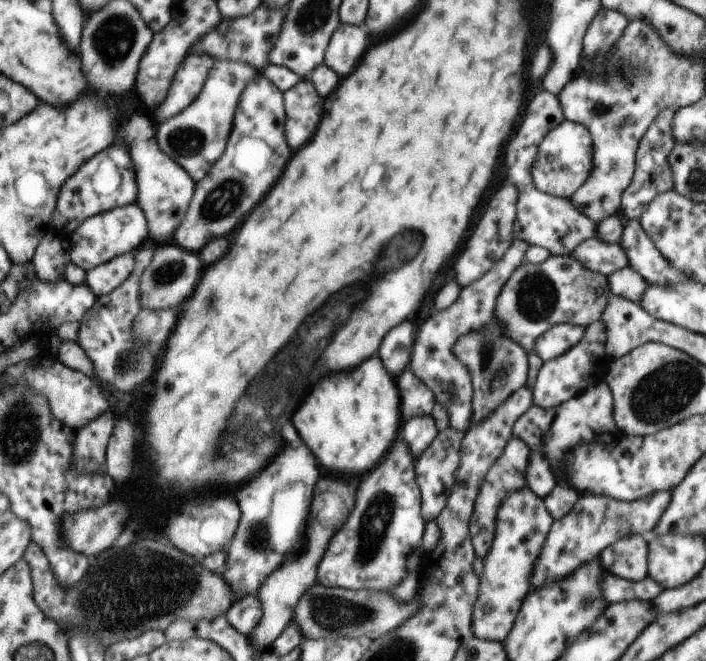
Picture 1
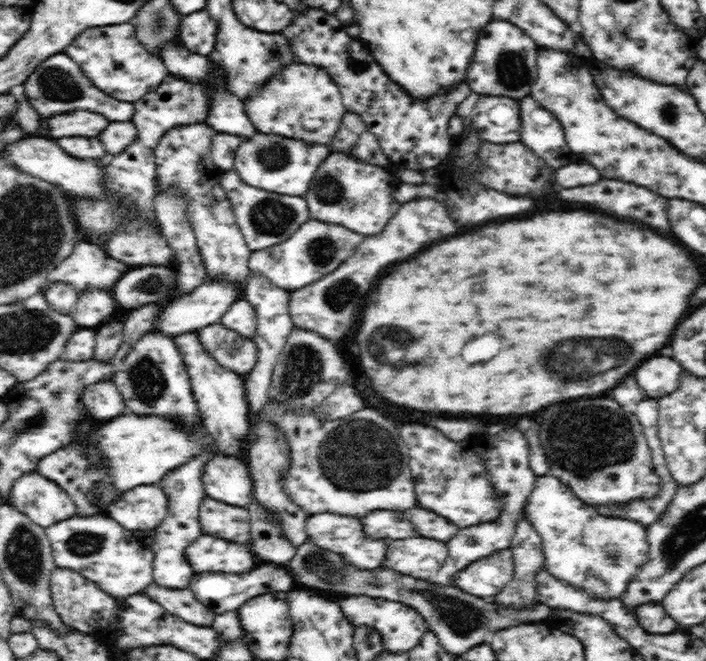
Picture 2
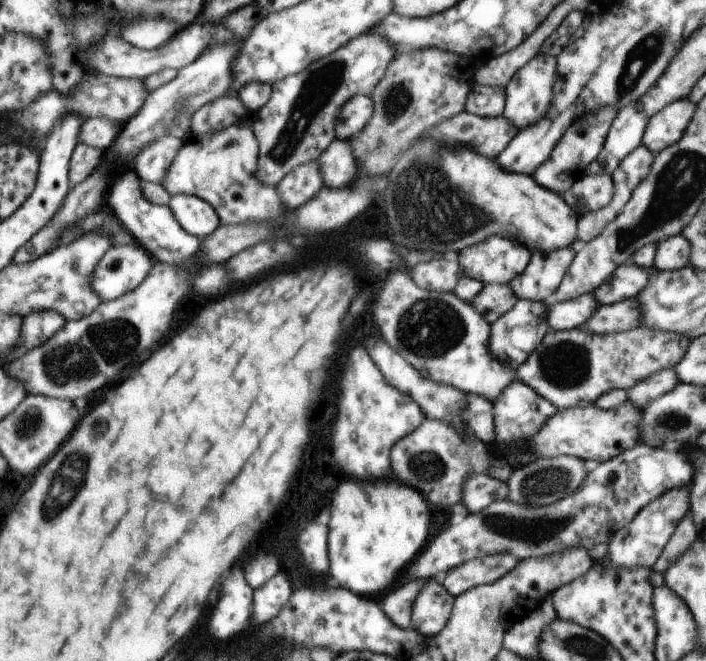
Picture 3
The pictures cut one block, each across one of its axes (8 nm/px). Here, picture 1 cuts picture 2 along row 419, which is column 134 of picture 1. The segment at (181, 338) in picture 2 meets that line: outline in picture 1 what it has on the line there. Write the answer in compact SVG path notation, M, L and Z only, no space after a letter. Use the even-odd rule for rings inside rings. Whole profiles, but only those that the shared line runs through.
M134 202L84 220L75 231L71 232L68 256L74 266L88 272L100 264L110 262L110 259L115 256L134 253L147 239L149 239L148 221L140 206Z

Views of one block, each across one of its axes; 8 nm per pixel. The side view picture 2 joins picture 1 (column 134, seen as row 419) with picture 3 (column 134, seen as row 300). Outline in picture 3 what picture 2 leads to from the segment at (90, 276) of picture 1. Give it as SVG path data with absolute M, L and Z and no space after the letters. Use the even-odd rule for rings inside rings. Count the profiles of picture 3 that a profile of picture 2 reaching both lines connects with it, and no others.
M112 245L99 260L92 278L92 288L104 301L134 290L149 275L154 261L141 248Z

